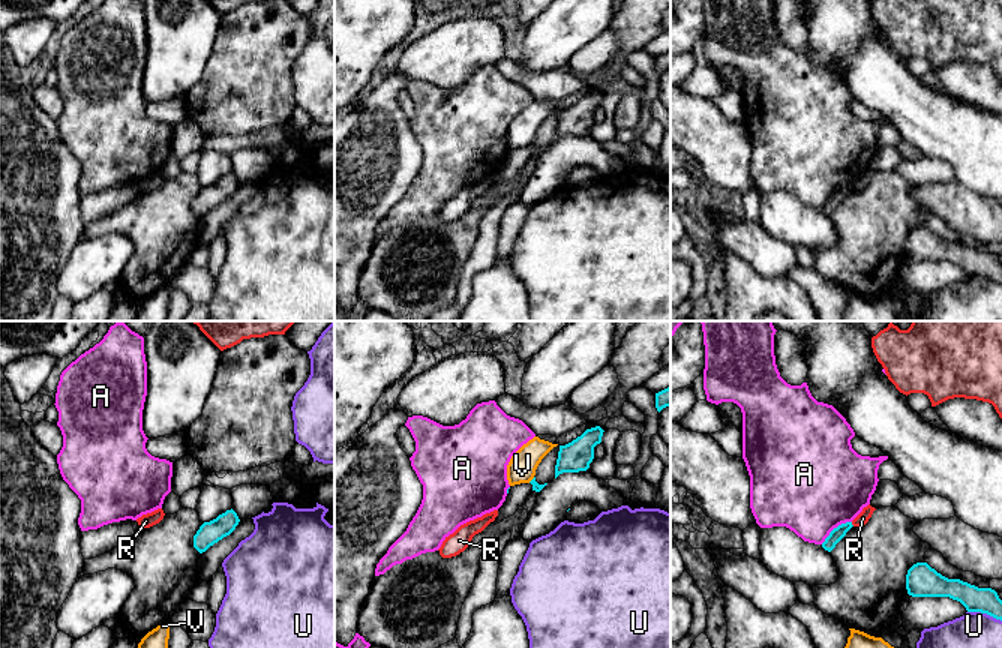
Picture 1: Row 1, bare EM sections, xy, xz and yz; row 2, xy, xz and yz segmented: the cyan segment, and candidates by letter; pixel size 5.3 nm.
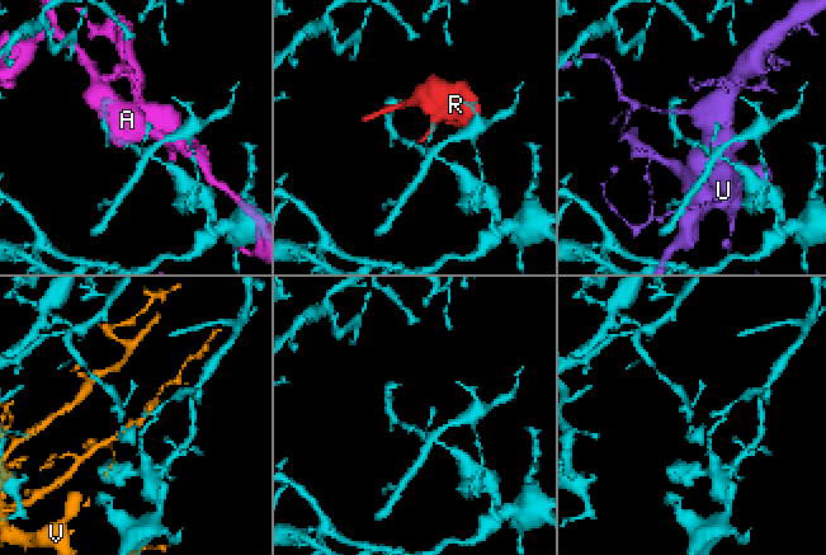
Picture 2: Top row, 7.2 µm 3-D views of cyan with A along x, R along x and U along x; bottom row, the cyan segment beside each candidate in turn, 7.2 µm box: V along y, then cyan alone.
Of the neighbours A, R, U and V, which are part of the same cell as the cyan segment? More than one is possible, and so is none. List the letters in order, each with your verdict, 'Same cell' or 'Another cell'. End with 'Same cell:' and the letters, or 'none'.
A: Another cell
R: Another cell
U: Another cell
V: Another cell
Same cell: none

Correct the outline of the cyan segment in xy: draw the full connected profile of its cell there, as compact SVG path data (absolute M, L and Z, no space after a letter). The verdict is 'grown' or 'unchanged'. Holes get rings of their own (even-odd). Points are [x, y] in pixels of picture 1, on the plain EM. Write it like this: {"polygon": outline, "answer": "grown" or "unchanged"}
{"polygon": "M232 172L210 186L204 186L194 200L194 212L200 218L206 216L210 210L230 200L238 186L240 183Z", "answer": "unchanged"}

